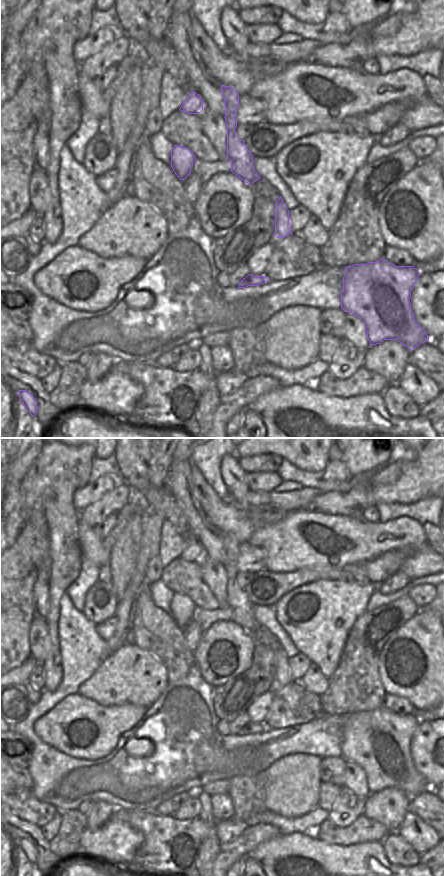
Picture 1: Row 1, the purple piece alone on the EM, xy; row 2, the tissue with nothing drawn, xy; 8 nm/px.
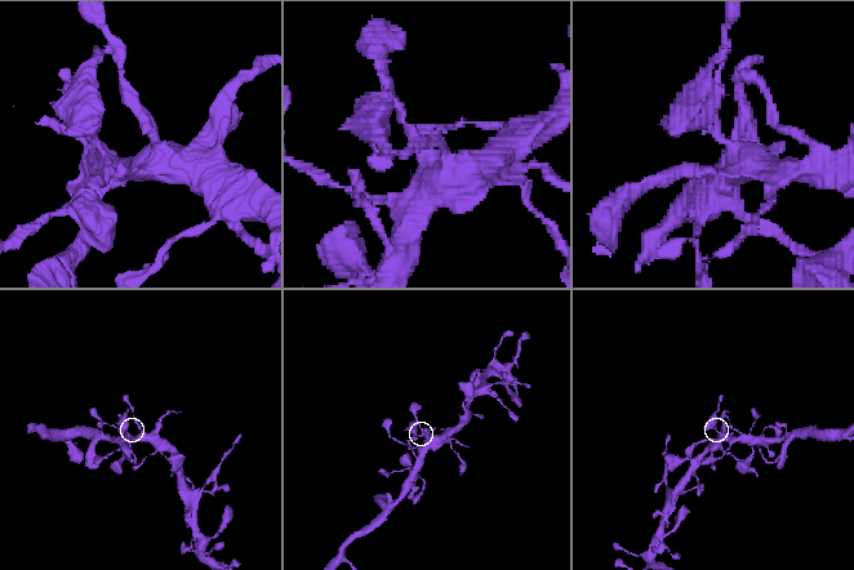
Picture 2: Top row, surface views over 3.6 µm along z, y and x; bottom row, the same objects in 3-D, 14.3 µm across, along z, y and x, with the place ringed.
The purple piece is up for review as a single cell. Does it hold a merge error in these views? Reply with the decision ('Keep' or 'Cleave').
Keep.

